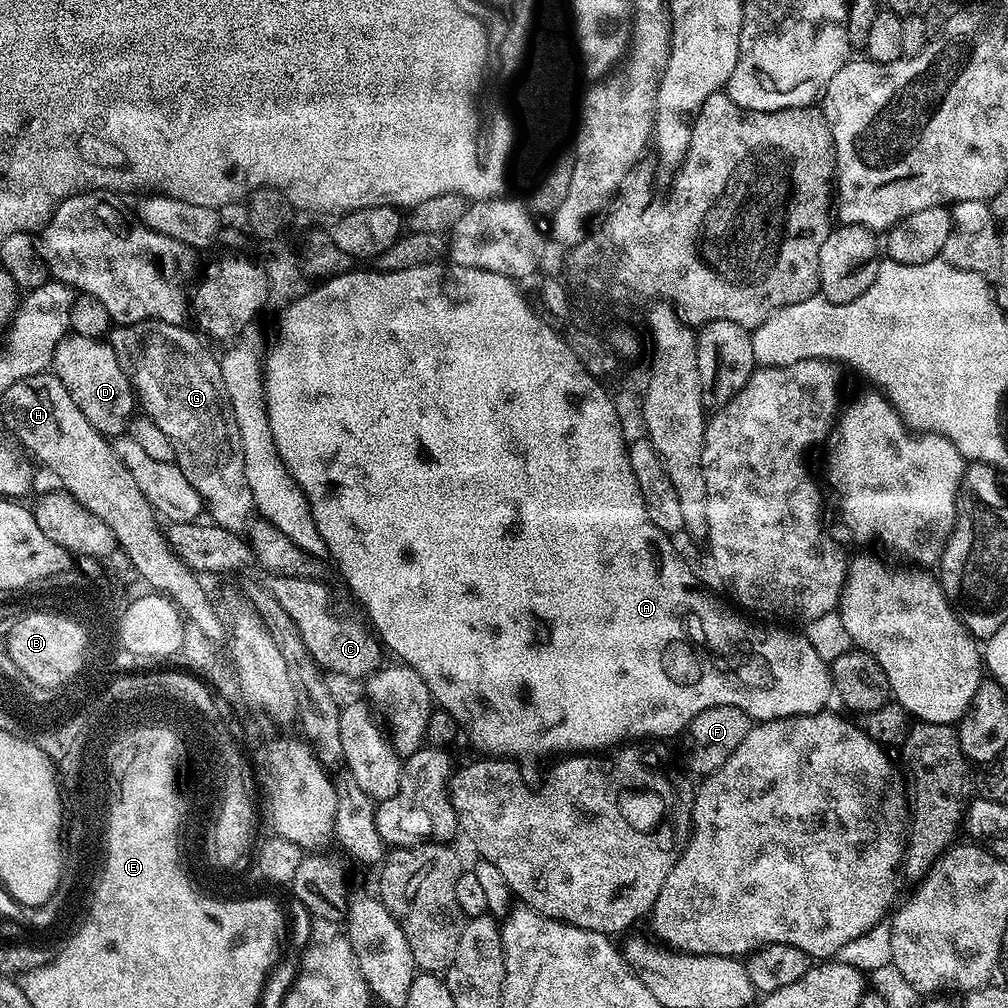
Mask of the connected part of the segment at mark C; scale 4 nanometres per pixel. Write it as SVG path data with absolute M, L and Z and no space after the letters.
M269 575L270 587L274 590L279 588L279 604L294 620L297 634L314 662L333 677L348 676L359 681L380 671L380 659L386 656L386 652L375 631L363 619L355 620L342 605L336 604L331 590L322 581L312 579L308 576L289 576L283 577L280 582L278 576Z

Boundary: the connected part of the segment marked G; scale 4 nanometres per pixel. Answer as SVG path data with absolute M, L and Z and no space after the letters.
M147 320L141 324L113 327L110 343L118 354L120 364L132 379L132 387L136 389L142 403L143 415L152 420L154 426L158 426L158 430L162 430L162 434L170 438L170 442L174 442L176 464L182 474L186 474L186 482L190 482L190 486L194 486L194 490L198 490L198 494L203 498L207 515L212 515L209 516L211 523L231 532L244 534L253 523L256 503L246 482L246 466L242 458L242 438L238 434L238 422L234 422L234 410L226 394L226 382L222 382L219 359L215 355L212 357L211 350L203 344L205 341L193 332L184 324Z

